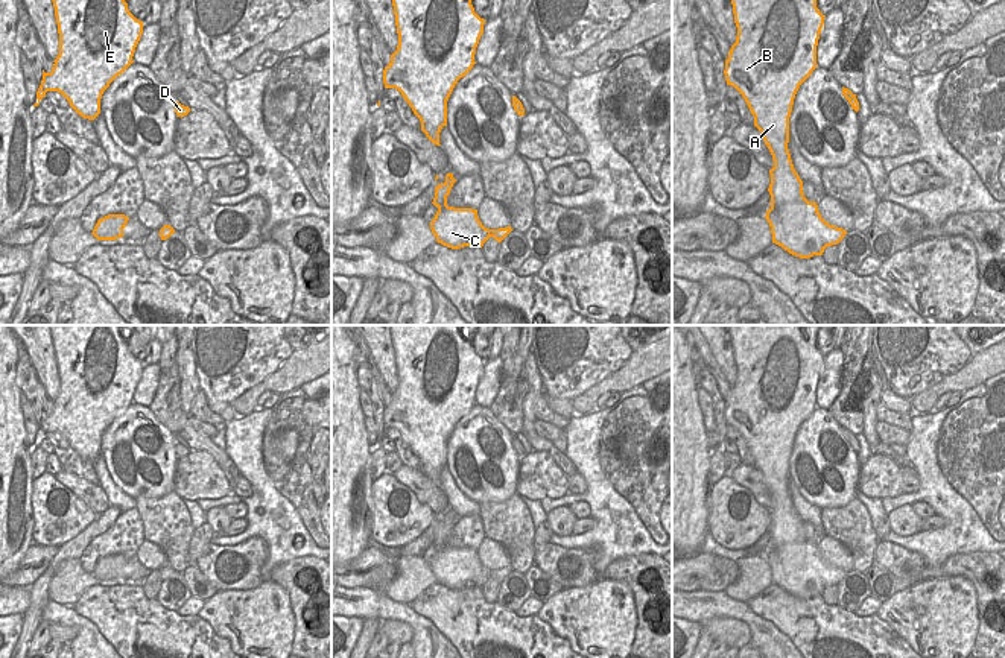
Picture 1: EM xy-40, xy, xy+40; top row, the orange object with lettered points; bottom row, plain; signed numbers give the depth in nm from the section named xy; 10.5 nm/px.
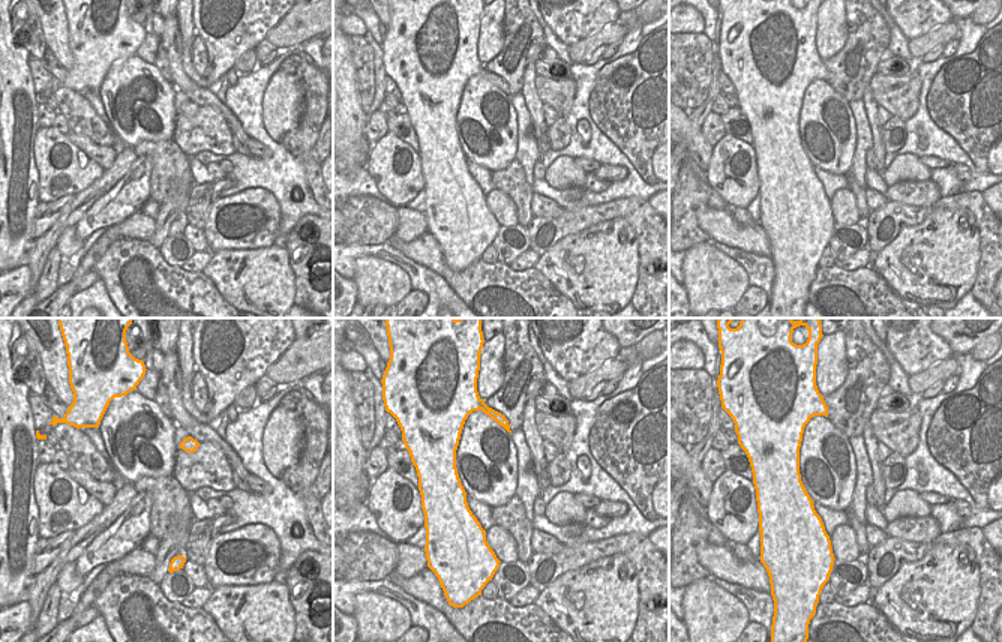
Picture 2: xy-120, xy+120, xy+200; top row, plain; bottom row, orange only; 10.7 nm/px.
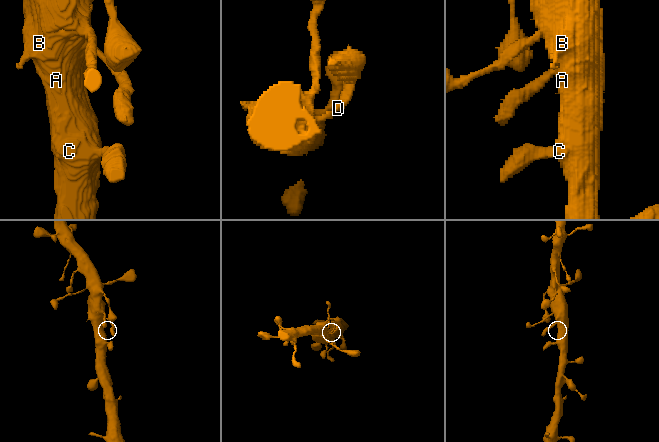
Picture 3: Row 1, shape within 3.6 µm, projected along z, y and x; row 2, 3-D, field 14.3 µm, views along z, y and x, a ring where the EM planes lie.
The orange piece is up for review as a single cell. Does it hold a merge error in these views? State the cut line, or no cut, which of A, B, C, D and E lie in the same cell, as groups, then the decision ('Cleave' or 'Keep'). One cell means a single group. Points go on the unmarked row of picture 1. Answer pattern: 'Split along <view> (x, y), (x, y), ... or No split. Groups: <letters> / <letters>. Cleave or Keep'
No split. Groups: A B C D E. Keep.

